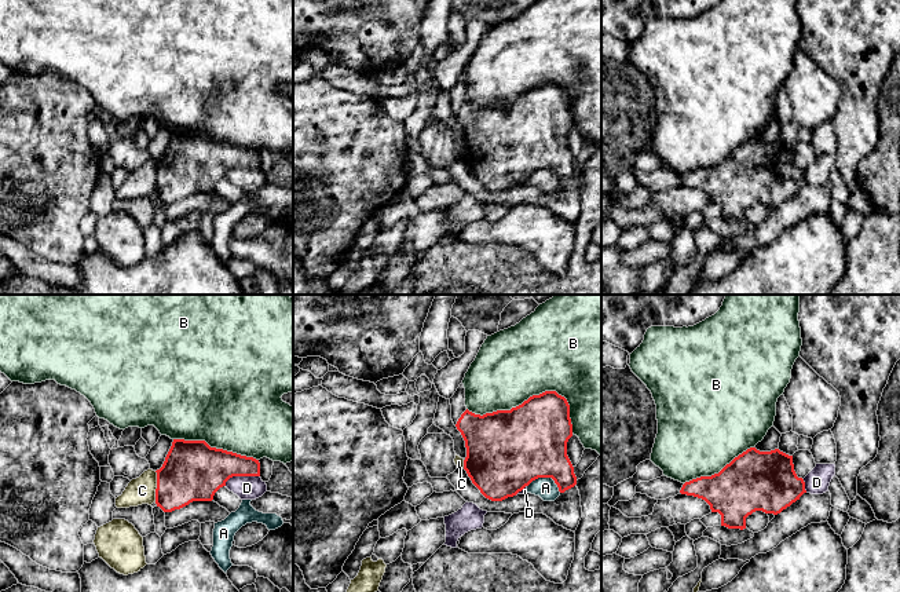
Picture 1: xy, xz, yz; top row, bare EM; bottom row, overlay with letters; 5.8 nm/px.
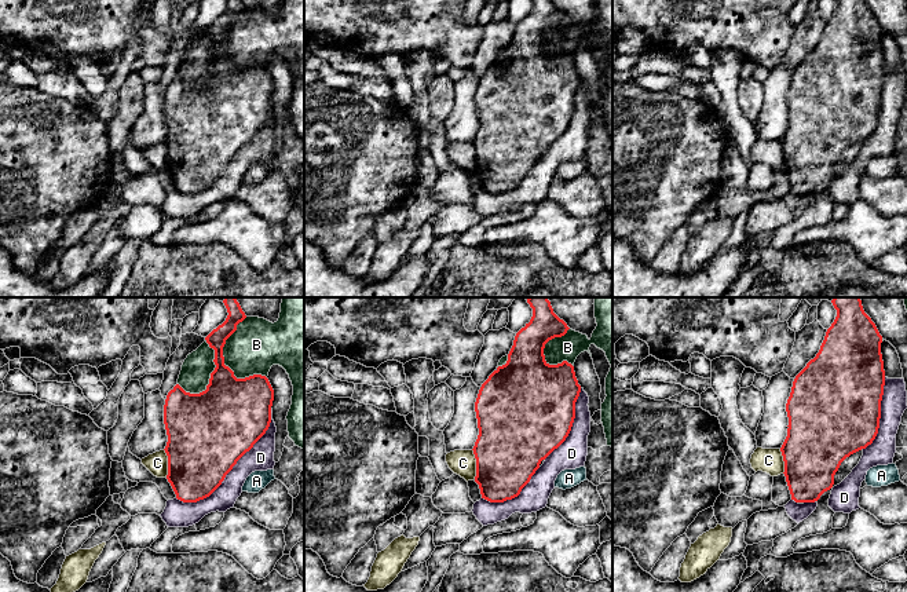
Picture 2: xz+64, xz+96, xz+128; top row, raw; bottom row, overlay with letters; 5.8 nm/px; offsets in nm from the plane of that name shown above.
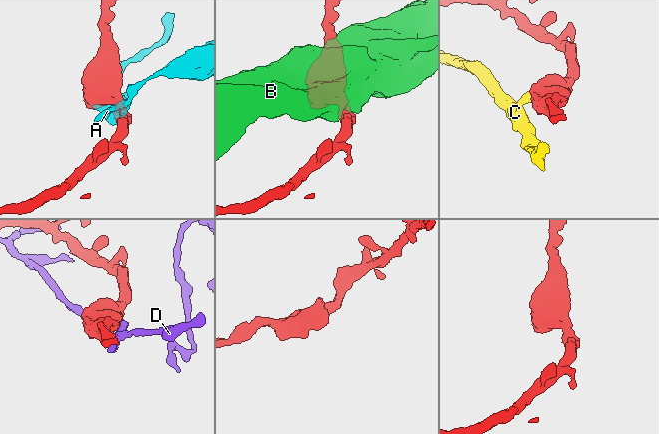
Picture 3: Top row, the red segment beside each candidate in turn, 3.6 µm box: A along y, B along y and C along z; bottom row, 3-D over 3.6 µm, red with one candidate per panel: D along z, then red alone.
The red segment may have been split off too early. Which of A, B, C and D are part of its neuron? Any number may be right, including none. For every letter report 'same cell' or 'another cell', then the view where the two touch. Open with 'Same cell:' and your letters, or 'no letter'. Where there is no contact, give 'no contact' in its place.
Same cell: no letter
A: another cell; meets red in xz
B: another cell; meets red in xz
C: another cell; meets red in xy
D: another cell; meets red in xy

